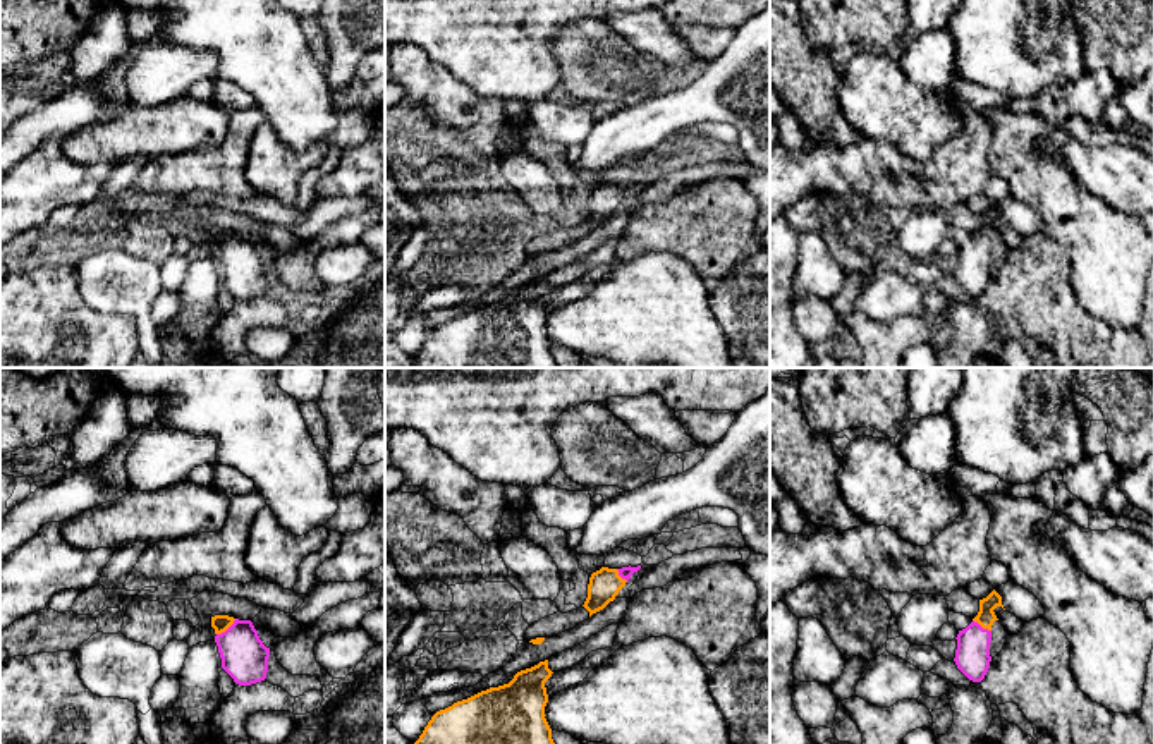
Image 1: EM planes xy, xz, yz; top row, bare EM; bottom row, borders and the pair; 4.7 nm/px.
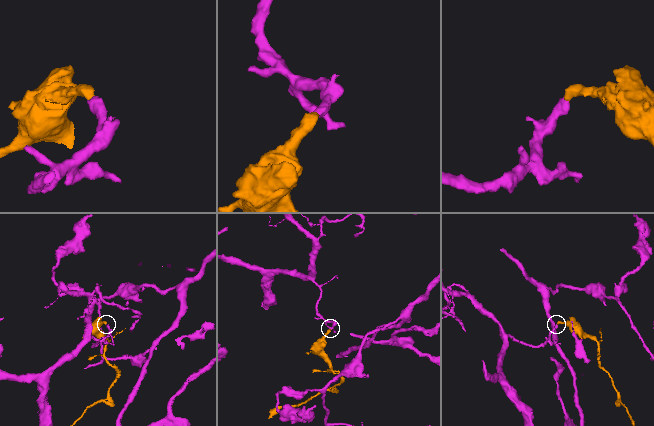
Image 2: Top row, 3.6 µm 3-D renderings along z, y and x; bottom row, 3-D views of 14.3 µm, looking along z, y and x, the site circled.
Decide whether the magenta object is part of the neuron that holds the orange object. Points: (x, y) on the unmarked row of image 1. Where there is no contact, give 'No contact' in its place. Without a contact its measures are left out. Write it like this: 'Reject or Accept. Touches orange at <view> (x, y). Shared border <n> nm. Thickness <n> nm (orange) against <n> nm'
Accept. Touches orange at xy (225, 244). Shared border 120 nm. Thickness 80 nm (orange) against 220 nm

